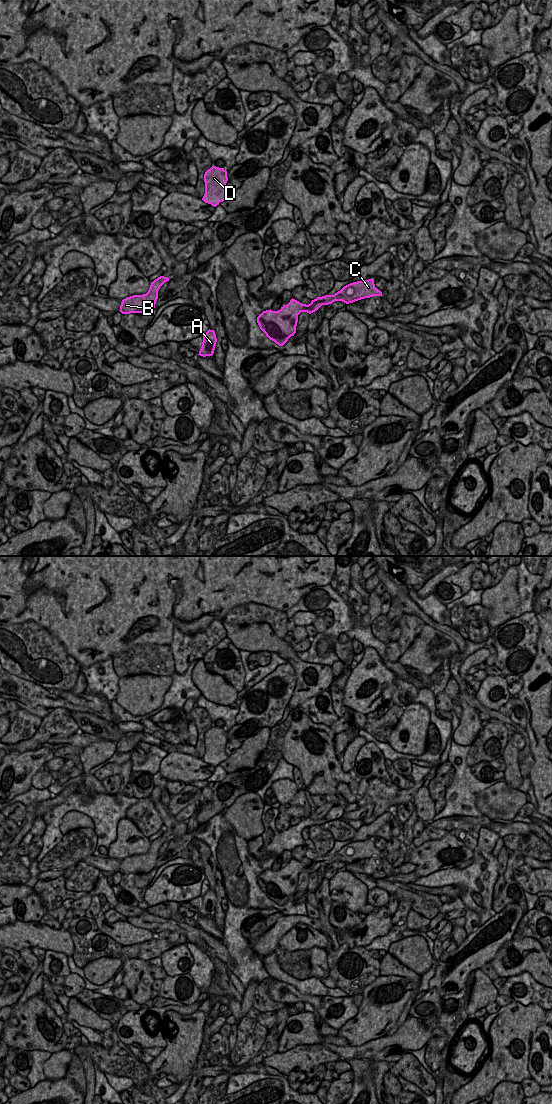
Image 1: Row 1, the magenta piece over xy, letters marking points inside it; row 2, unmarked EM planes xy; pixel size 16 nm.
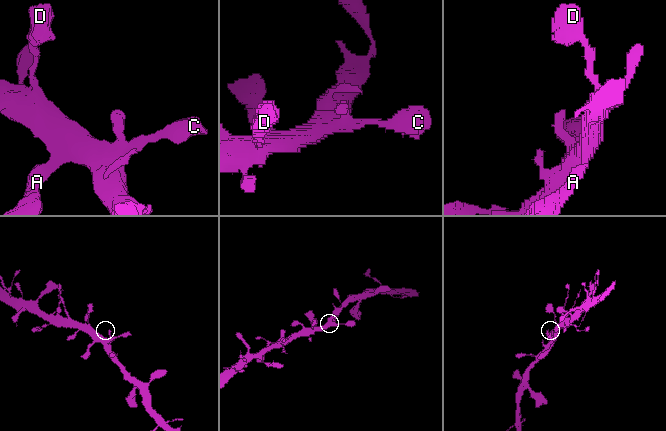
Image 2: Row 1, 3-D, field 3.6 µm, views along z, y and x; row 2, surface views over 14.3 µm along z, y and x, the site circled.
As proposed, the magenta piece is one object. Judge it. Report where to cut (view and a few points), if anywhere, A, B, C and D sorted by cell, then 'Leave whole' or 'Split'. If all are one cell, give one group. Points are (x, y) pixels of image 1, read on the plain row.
No split. Groups: A B C D. Leave whole.

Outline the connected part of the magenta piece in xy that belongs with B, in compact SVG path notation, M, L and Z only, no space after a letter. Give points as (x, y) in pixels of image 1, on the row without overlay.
M158 837L151 842L150 848L146 854L133 855L123 859L119 871L122 874L149 873L155 868L160 847L167 841L169 841L168 837Z

